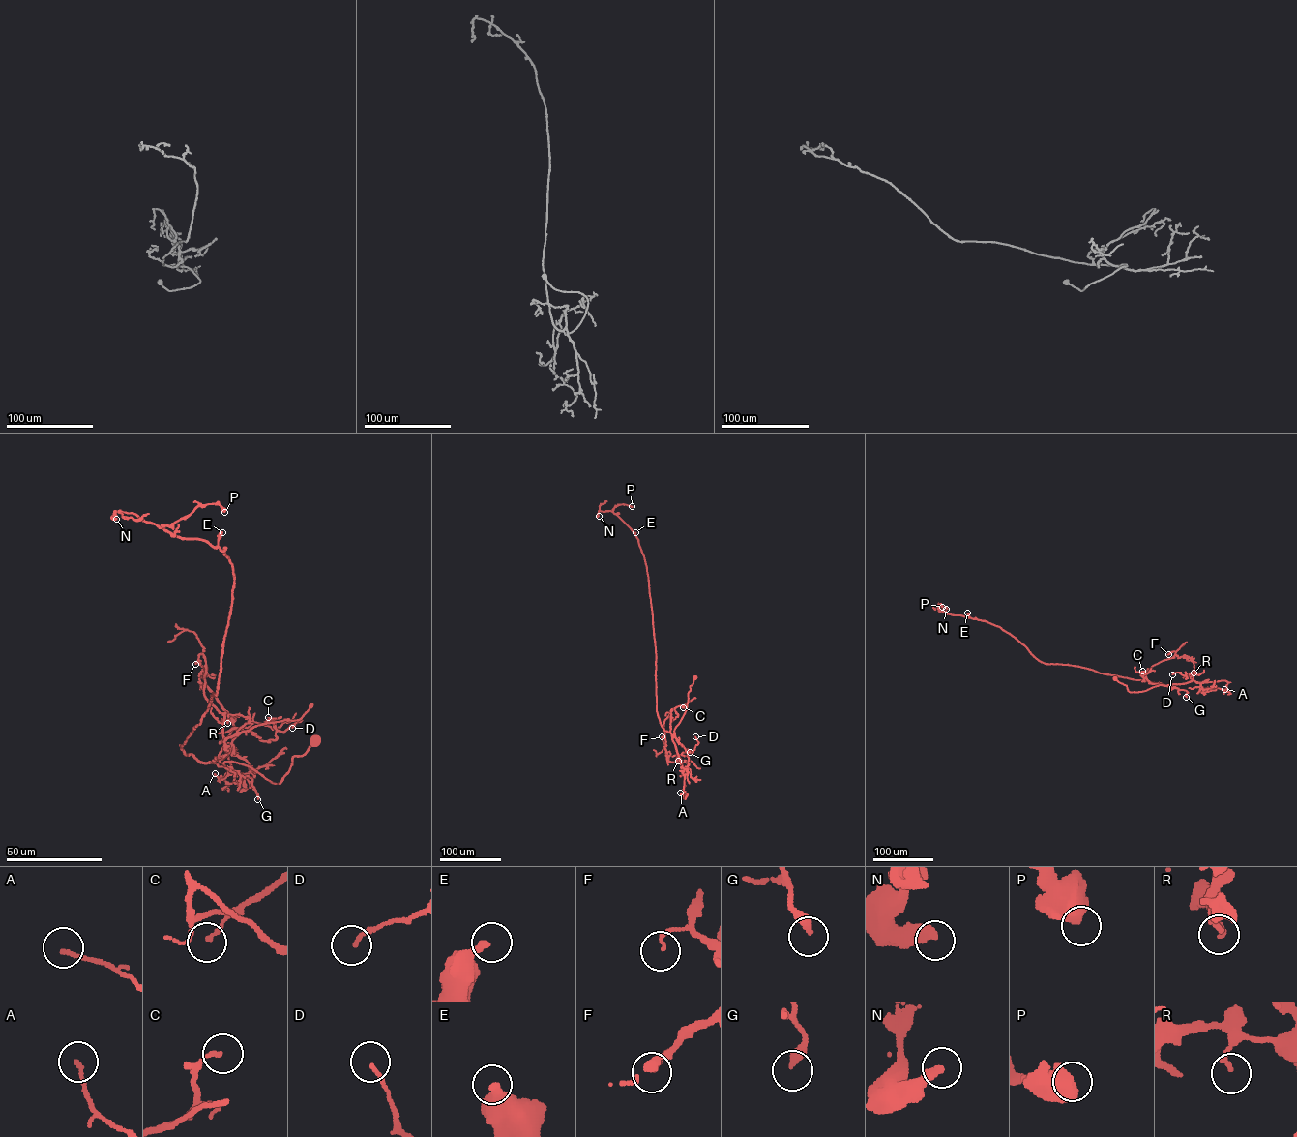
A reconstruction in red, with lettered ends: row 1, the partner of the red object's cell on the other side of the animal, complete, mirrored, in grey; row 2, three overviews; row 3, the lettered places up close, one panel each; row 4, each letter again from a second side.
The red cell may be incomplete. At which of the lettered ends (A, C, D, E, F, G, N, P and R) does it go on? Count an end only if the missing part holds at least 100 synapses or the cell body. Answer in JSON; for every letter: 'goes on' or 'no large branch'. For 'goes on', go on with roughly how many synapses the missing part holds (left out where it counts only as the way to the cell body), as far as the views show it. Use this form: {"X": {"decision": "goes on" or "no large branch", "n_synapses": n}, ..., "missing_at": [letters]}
{"A": {"decision": "no large branch"}, "C": {"decision": "no large branch"}, "D": {"decision": "no large branch"}, "E": {"decision": "no large branch"}, "F": {"decision": "no large branch"}, "G": {"decision": "no large branch"}, "N": {"decision": "no large branch"}, "P": {"decision": "no large branch"}, "R": {"decision": "no large branch"}, "missing_at": []}

